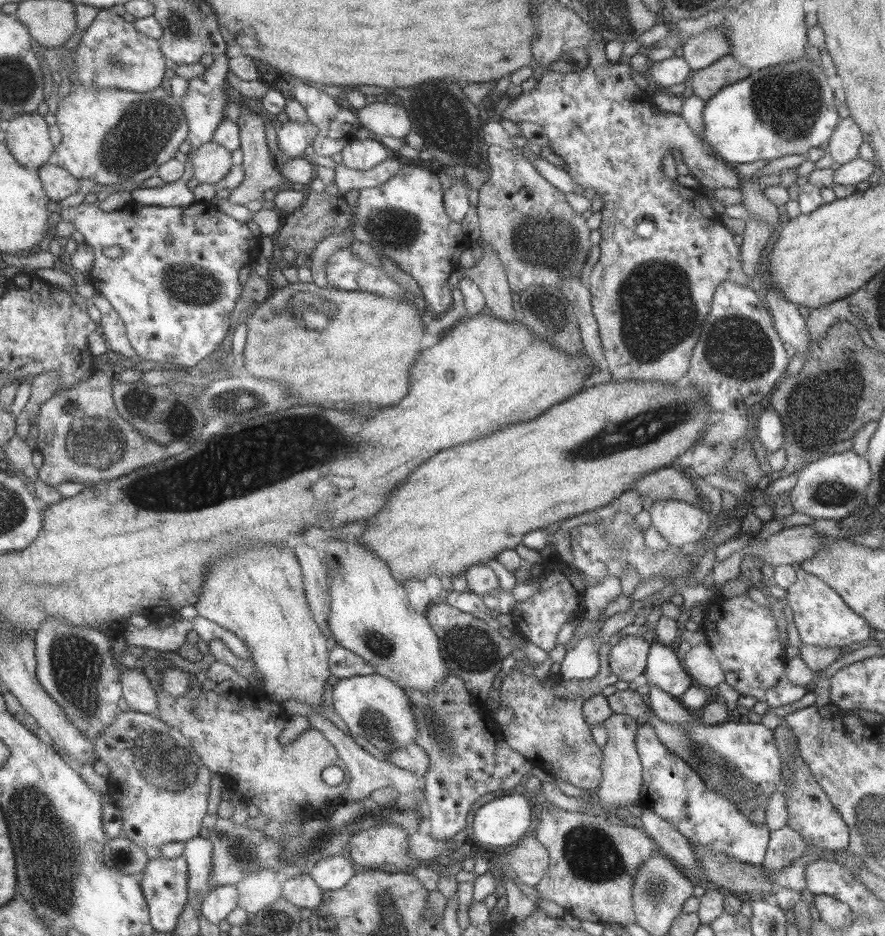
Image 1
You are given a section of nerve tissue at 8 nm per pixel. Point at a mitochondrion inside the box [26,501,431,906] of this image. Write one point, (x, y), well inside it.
(164, 767)

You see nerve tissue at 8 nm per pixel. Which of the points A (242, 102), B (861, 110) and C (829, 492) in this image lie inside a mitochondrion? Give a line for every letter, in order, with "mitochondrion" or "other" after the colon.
A: other
B: other
C: mitochondrion

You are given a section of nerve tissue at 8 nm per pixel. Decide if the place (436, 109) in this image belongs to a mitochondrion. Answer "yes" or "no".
yes

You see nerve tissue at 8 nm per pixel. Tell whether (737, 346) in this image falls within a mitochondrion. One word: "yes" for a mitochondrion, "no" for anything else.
yes

